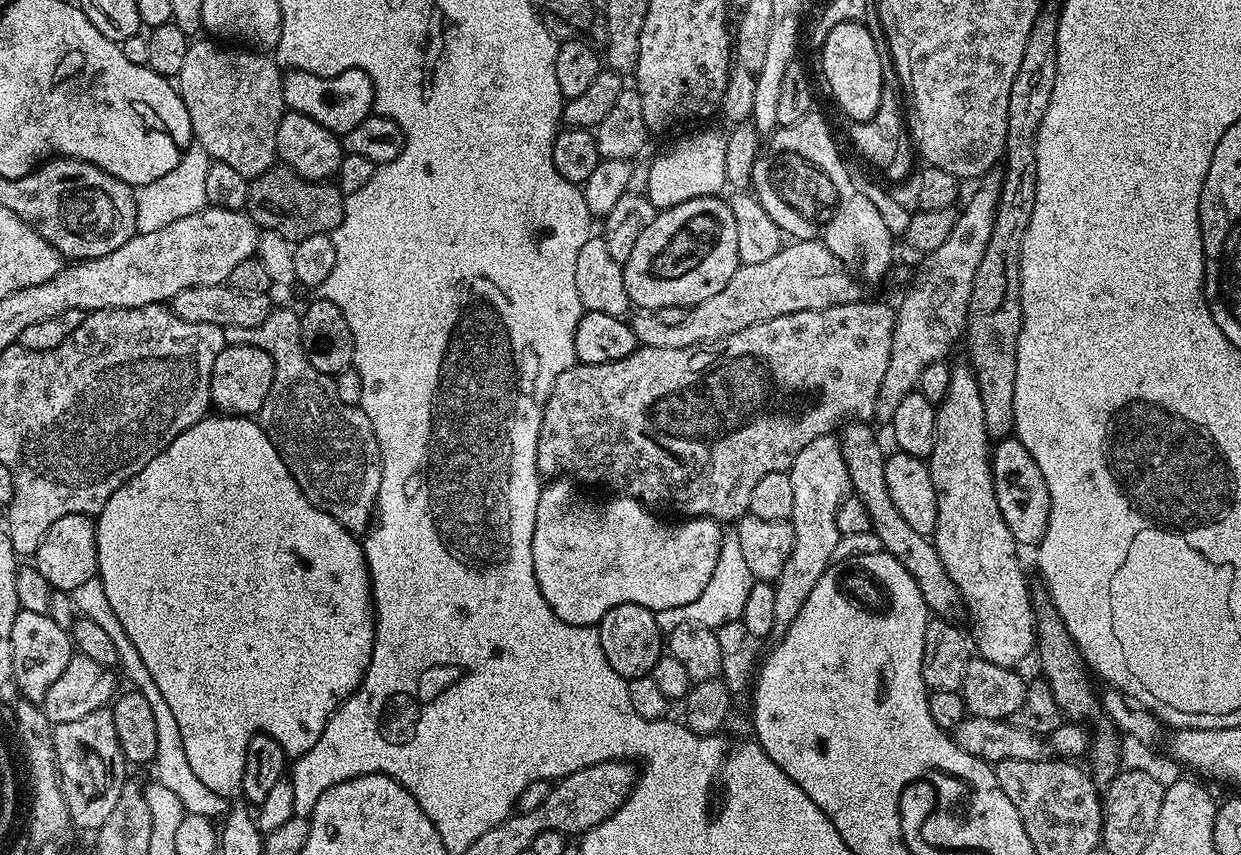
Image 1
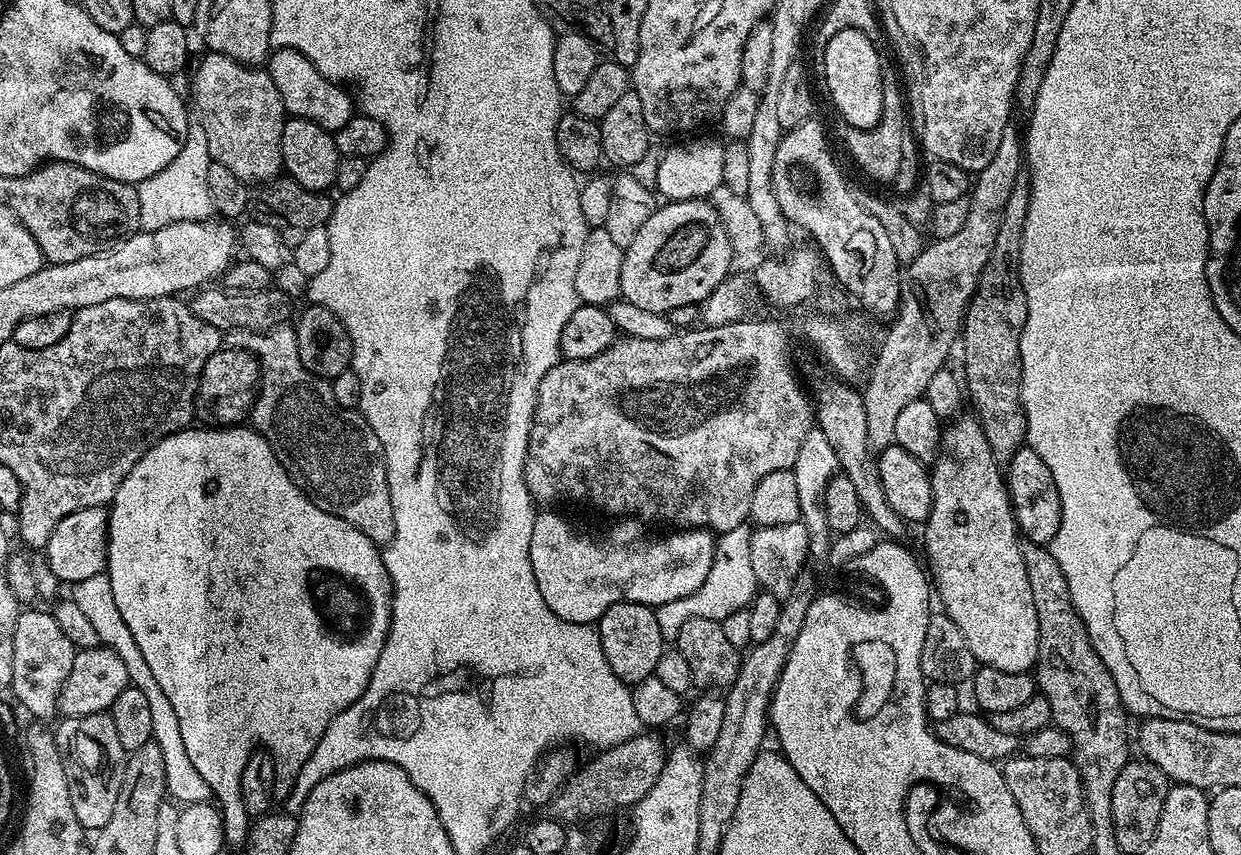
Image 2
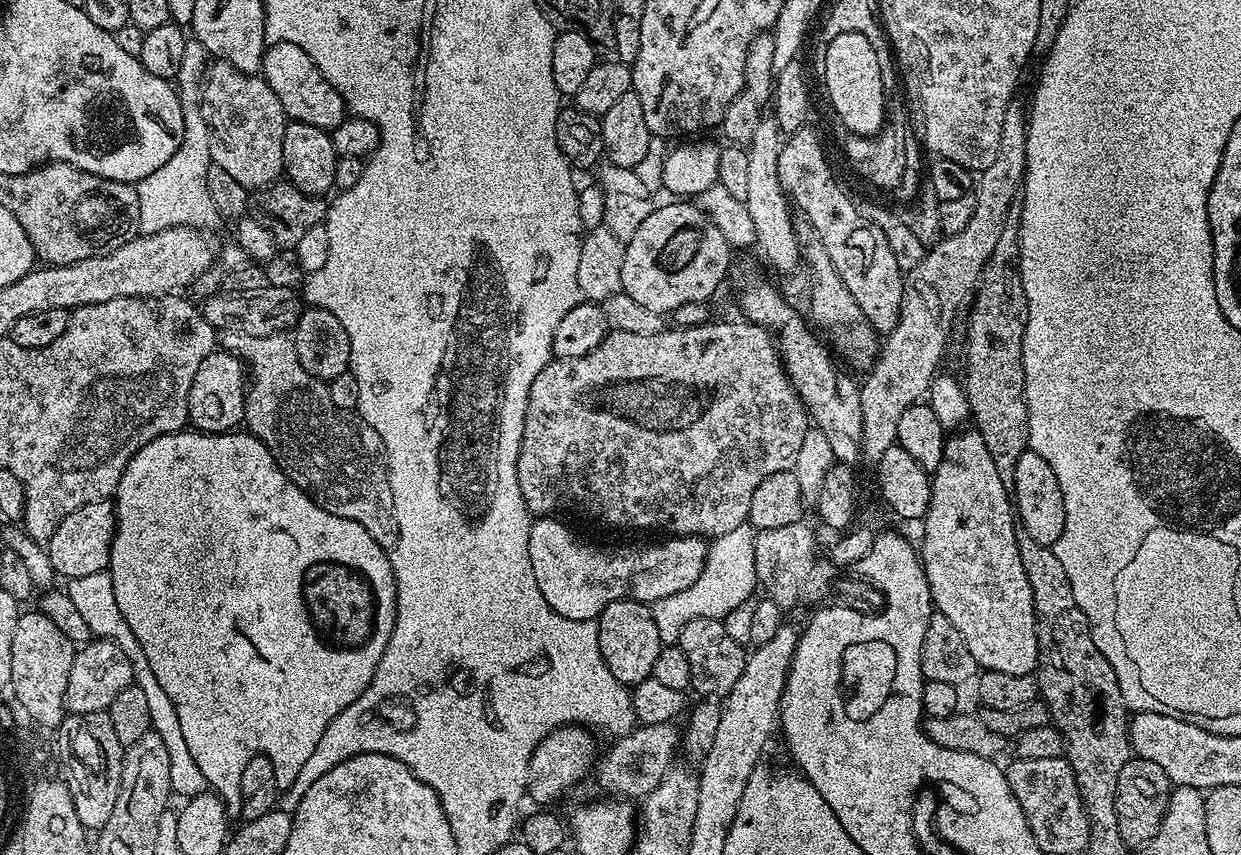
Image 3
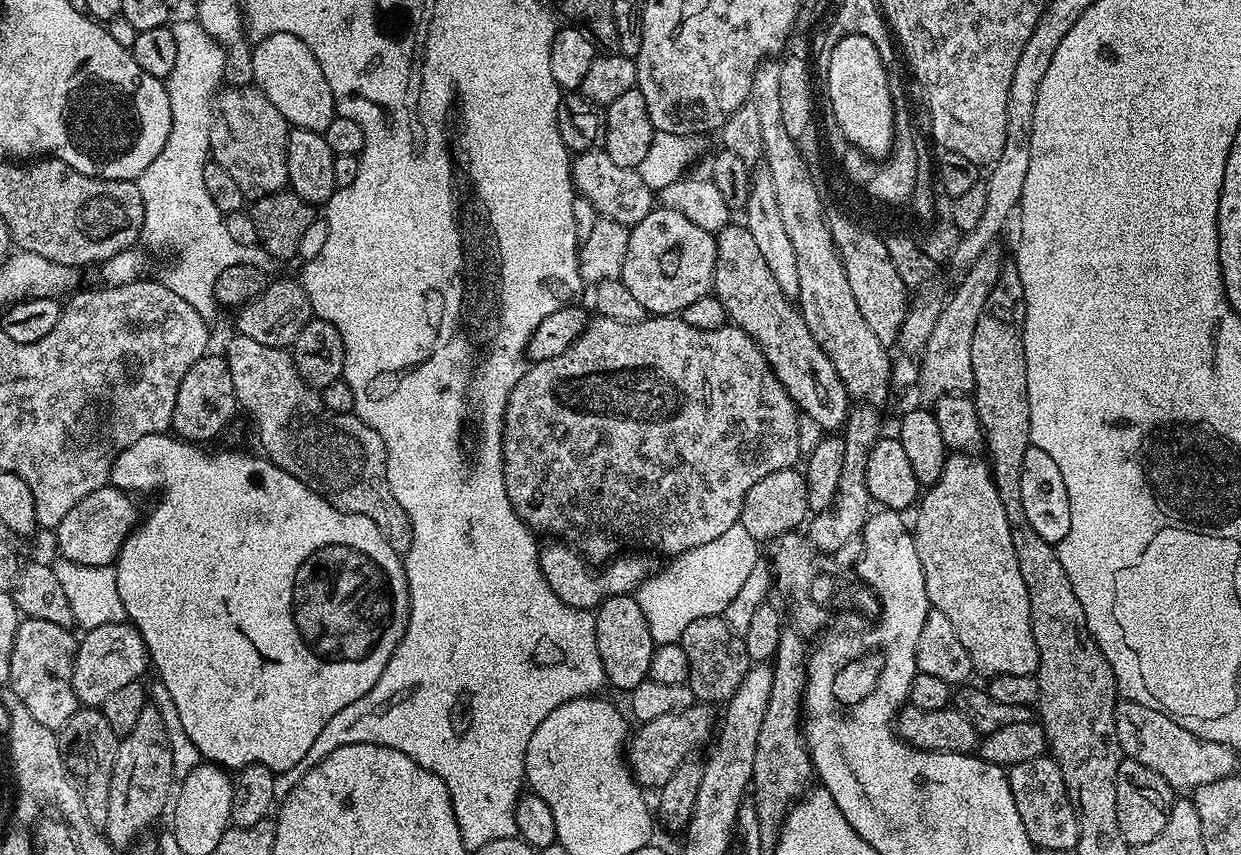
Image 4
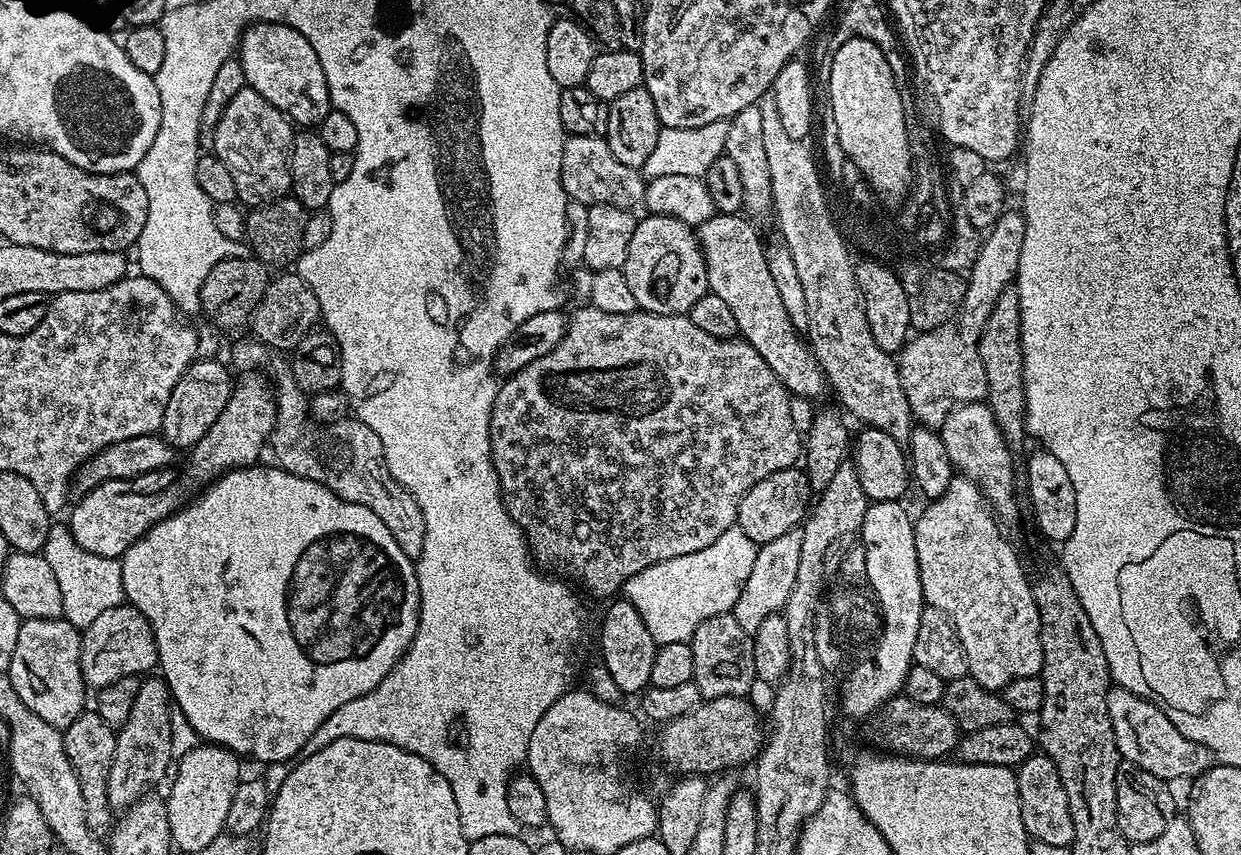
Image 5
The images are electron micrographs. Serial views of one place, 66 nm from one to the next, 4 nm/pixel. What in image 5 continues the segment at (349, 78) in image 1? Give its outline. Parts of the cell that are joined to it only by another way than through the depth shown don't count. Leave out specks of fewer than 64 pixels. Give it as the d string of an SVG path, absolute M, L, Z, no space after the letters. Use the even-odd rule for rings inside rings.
M285 24L249 27L238 44L238 61L245 71L247 87L262 94L262 98L287 116L293 125L304 130L315 129L324 121L326 114L333 111L322 62L318 62L314 46L310 46L298 30Z

